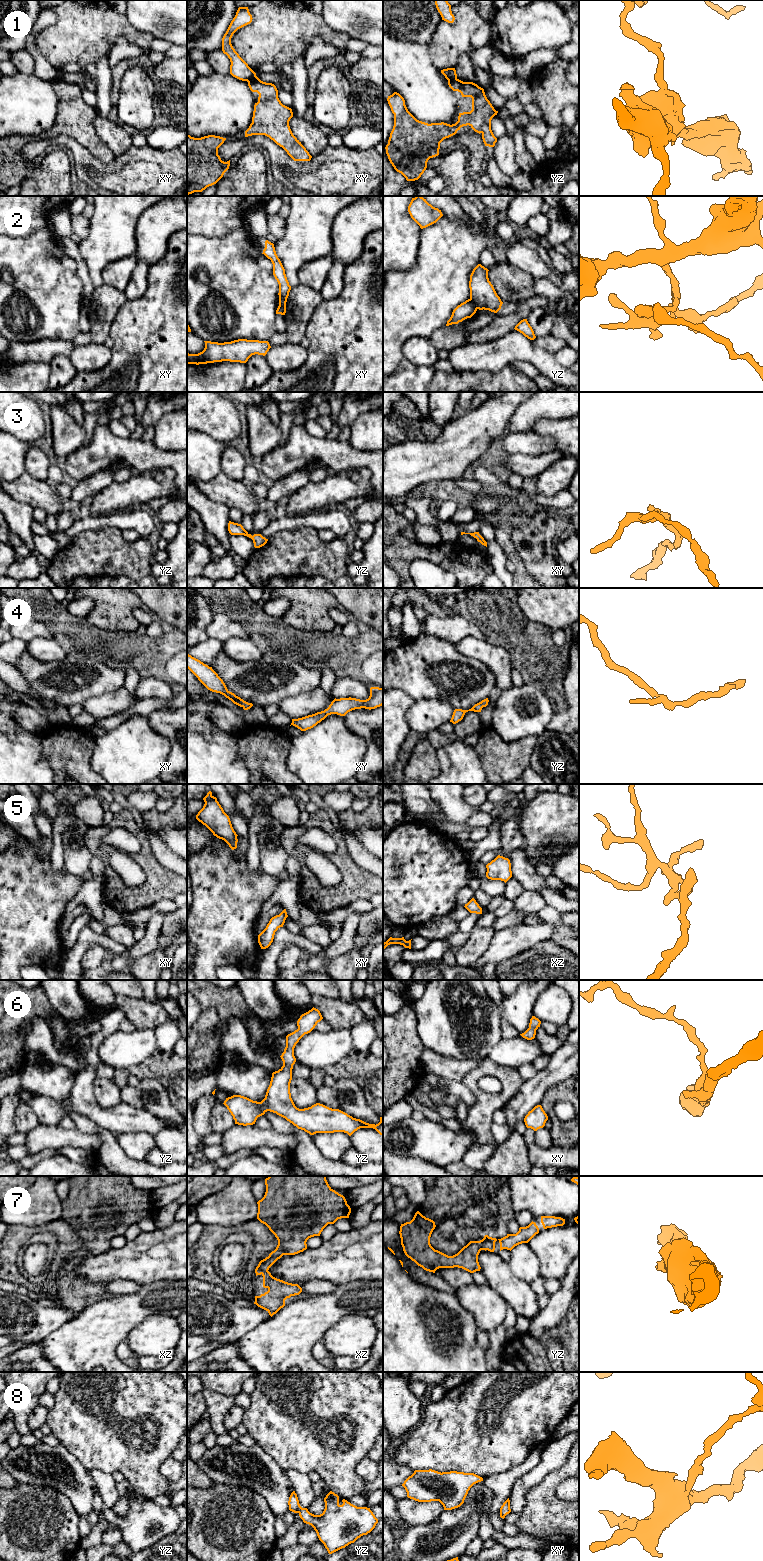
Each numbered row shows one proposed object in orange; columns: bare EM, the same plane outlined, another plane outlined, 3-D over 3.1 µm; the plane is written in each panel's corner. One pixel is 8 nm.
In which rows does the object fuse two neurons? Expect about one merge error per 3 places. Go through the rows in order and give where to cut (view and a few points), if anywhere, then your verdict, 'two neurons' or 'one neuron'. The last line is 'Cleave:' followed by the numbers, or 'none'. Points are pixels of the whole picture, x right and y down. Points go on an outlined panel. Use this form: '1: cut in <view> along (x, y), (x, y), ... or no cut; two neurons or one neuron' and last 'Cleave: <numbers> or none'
1: cut in yz along (456, 78), (448, 80); two neurons
2: cut in yz along (469, 299), (477, 308); two neurons
3: no cut; one neuron
4: no cut; one neuron
5: no cut; one neuron
6: no cut; one neuron
7: no cut; one neuron
8: no cut; one neuron
Cleave: 1, 2

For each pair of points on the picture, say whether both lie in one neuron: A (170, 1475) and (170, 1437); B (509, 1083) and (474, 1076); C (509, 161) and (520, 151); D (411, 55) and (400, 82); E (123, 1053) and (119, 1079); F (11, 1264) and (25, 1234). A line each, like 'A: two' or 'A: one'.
A: two
B: one
C: two
D: one
E: two
F: one

